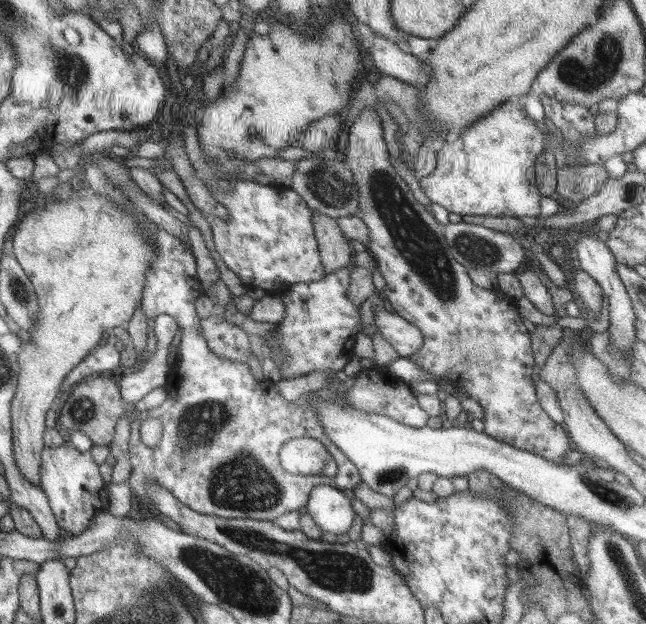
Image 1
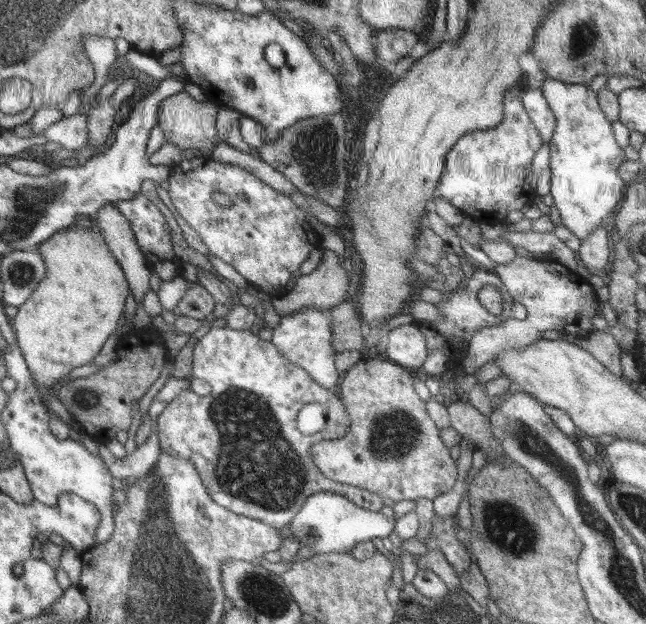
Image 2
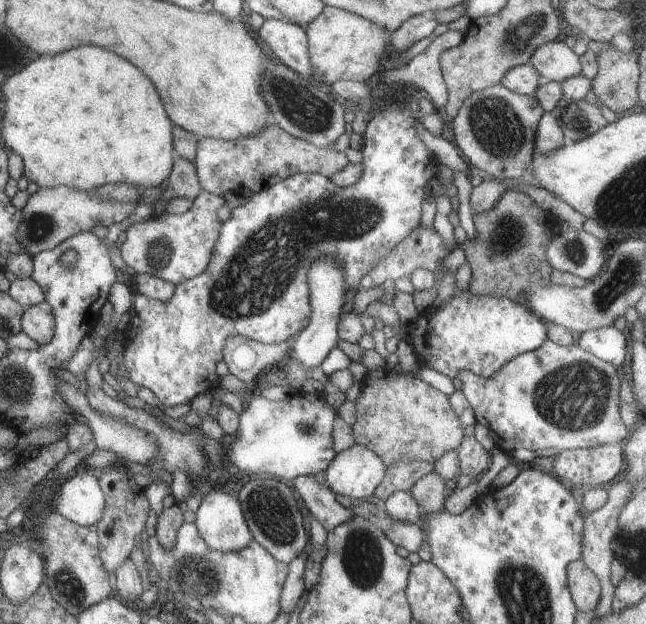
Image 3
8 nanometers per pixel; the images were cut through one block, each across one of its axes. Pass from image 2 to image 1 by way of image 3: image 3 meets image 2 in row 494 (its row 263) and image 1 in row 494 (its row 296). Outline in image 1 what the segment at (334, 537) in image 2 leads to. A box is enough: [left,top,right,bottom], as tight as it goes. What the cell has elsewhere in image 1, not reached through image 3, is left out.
[307,486,355,536]

